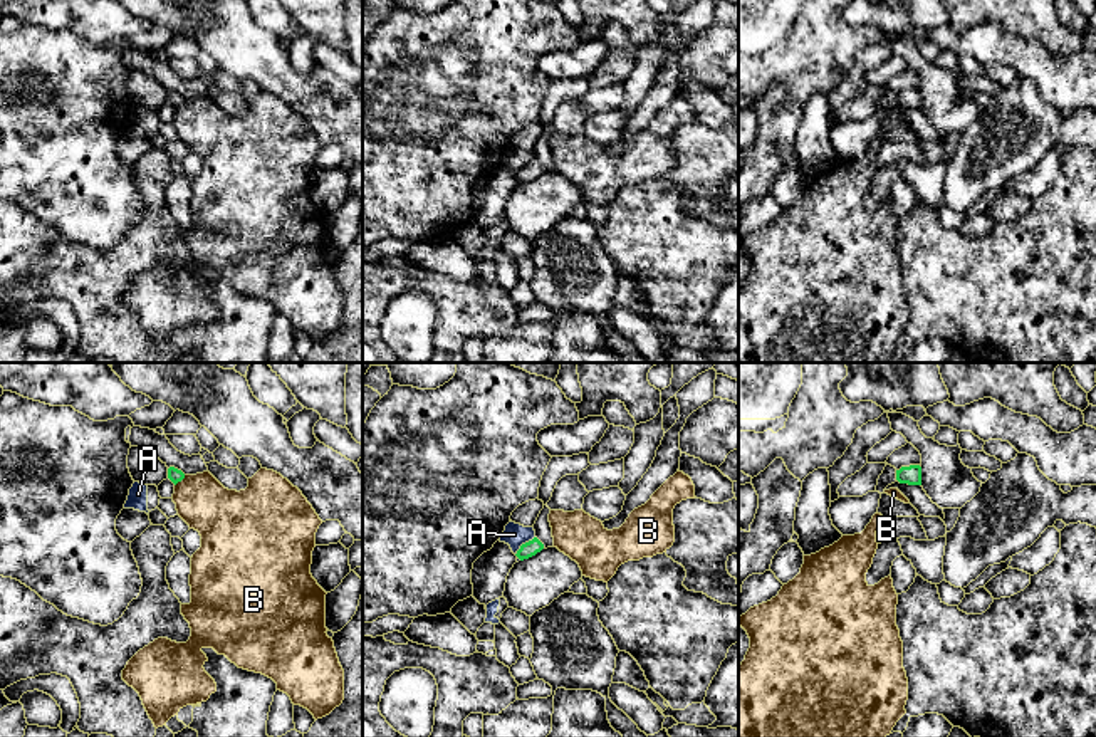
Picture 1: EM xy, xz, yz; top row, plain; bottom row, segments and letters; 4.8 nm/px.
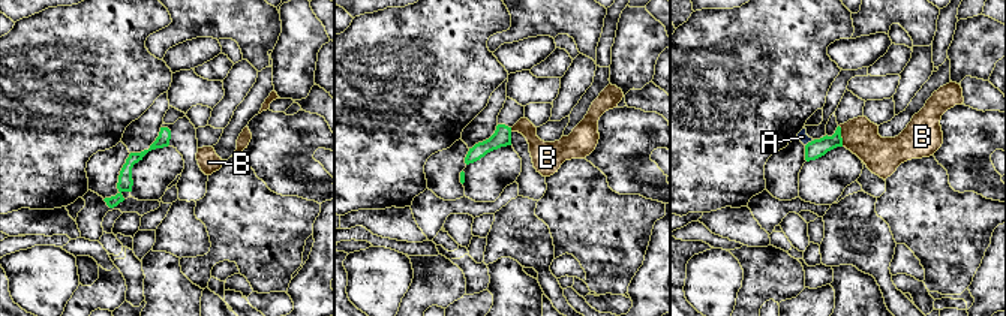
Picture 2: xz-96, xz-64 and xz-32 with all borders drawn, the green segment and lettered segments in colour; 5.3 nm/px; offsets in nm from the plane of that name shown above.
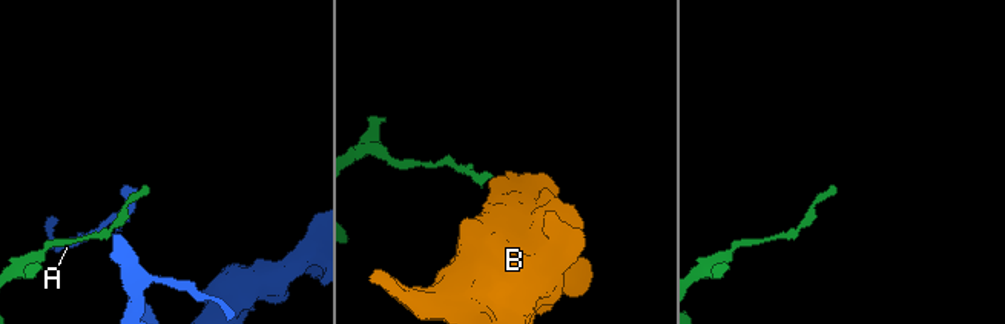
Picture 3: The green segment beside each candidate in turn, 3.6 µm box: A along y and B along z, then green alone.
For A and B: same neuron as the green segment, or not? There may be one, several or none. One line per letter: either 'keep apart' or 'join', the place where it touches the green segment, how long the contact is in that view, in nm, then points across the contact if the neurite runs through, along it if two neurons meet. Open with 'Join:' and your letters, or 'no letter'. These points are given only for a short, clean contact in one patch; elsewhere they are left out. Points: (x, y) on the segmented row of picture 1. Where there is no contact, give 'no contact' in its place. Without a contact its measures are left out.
Join: no letter
A: keep apart; meets green in xz at (521, 546); contact 140 nm long; border along xz (534, 536), (517, 551), (519, 559)
B: keep apart; meets green in xy at (180, 480); contact 80 nm long; border along xy (185, 475), (175, 486)

